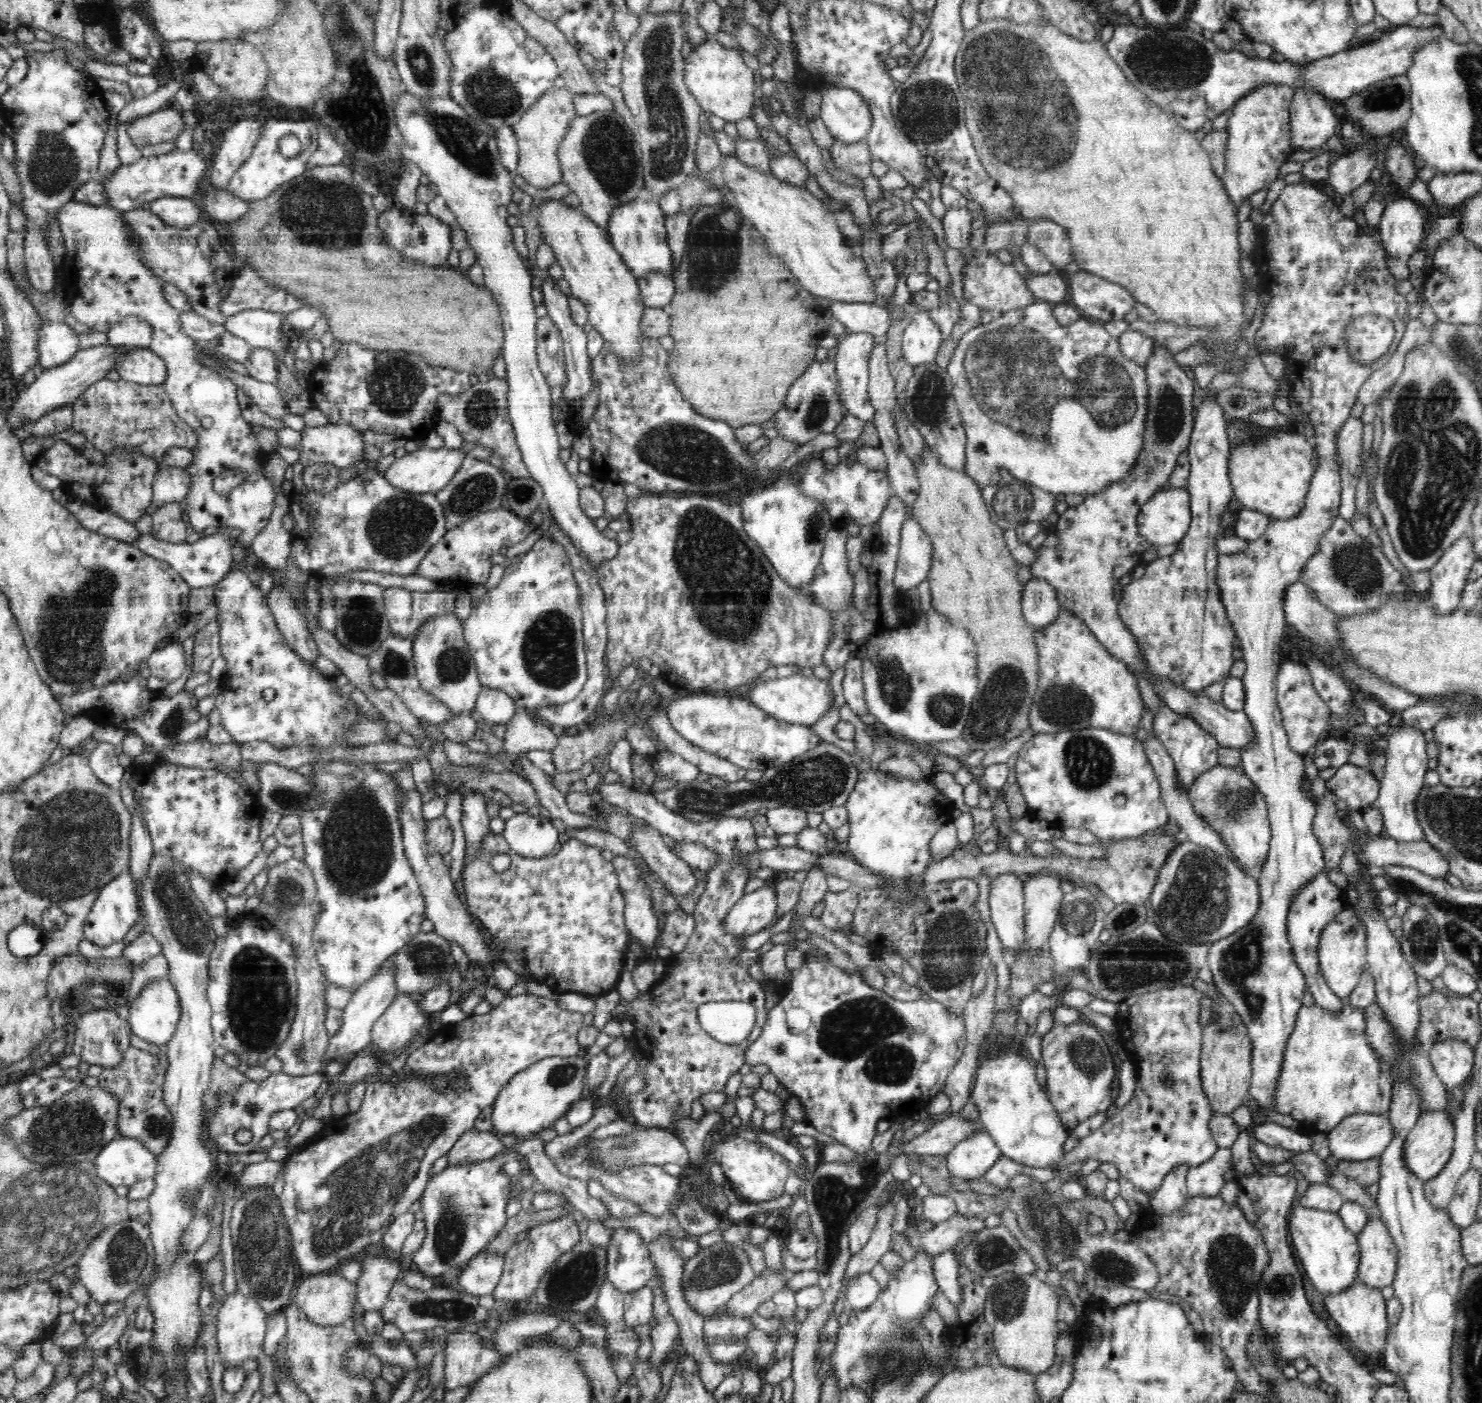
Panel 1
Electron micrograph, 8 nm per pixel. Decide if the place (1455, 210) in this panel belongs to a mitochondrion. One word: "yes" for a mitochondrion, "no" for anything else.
no

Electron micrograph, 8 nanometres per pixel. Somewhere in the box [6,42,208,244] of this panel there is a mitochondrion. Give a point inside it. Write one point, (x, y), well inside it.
(53, 165)

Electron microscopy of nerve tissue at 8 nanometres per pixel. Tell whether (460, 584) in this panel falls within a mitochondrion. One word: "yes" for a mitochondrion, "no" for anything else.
no

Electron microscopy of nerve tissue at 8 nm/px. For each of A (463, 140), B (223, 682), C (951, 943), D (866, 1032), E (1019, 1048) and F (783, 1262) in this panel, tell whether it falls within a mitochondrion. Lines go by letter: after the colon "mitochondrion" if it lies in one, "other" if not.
A: mitochondrion
B: other
C: mitochondrion
D: mitochondrion
E: other
F: other

